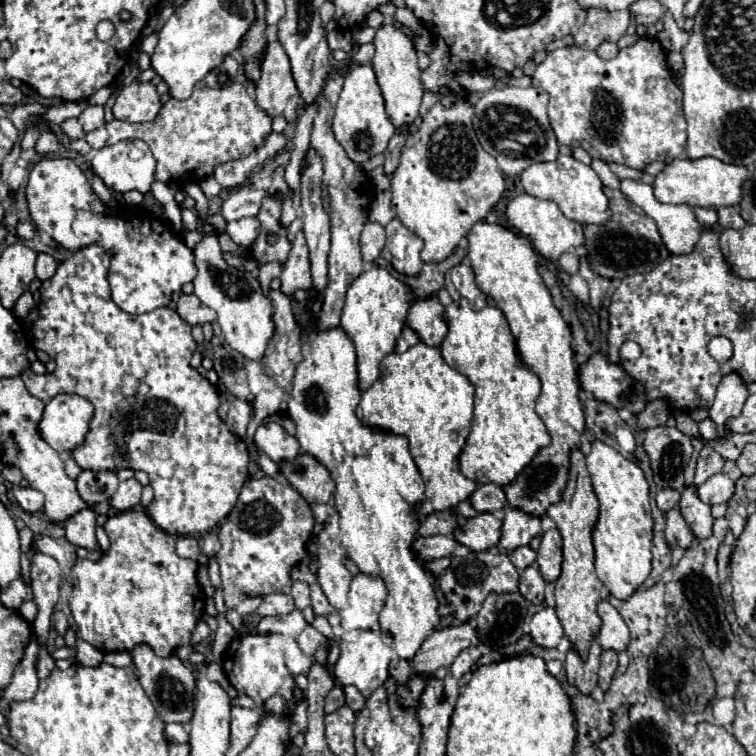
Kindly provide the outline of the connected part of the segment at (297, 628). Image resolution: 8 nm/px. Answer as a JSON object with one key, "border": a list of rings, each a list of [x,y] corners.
{"border":[[[299,609],[291,611],[289,615],[283,617],[261,617],[259,625],[257,625],[257,633],[281,633],[281,635],[289,635],[289,637],[297,637],[303,629],[305,629],[305,619],[301,615]]]}

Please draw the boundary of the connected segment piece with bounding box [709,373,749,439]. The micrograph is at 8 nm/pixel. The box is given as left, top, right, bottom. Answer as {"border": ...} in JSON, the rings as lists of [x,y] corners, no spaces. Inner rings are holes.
{"border":[[[737,373],[725,375],[721,379],[721,383],[717,385],[715,401],[709,409],[709,417],[717,425],[715,439],[723,439],[725,435],[729,435],[729,431],[725,429],[725,421],[729,421],[729,417],[737,417],[737,413],[741,413],[747,397],[749,397],[749,391]]]}

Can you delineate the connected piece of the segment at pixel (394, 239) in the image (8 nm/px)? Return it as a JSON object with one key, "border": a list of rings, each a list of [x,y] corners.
{"border":[[[393,219],[387,227],[387,243],[381,251],[381,257],[389,261],[399,273],[405,275],[417,275],[423,267],[423,261],[419,257],[423,249],[423,239],[415,235],[411,229],[407,229],[399,219]]]}

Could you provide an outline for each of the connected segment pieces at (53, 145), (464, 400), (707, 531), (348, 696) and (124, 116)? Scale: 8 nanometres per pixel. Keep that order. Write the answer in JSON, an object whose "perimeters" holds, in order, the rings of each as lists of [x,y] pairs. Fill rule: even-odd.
{"perimeters":[[[[43,131],[41,137],[39,137],[39,141],[37,141],[37,145],[35,145],[35,151],[41,153],[41,155],[55,153],[57,151],[57,145],[59,145],[59,141],[57,141],[55,133],[53,131]]],[[[425,343],[413,345],[405,353],[389,353],[387,357],[383,357],[379,379],[369,389],[365,389],[361,395],[361,403],[357,407],[357,417],[365,425],[377,425],[383,431],[405,435],[409,439],[411,455],[425,481],[427,499],[423,501],[423,505],[419,509],[421,517],[427,517],[435,511],[447,511],[447,509],[459,505],[461,501],[467,501],[471,497],[471,493],[477,489],[477,483],[467,479],[459,471],[459,455],[471,433],[473,395],[475,395],[475,387],[471,385],[471,381],[445,363],[439,347],[429,347]]],[[[685,485],[679,501],[679,511],[685,517],[685,521],[691,525],[695,537],[703,539],[711,535],[713,527],[713,517],[711,517],[711,507],[705,505],[697,497],[697,487],[695,485]]],[[[345,687],[345,703],[347,703],[355,713],[359,713],[359,711],[365,707],[365,697],[359,693],[357,687]]],[[[133,81],[119,93],[117,103],[113,107],[113,115],[115,119],[121,119],[121,121],[145,123],[157,117],[157,113],[161,111],[161,105],[163,105],[161,97],[153,83]]]]}

